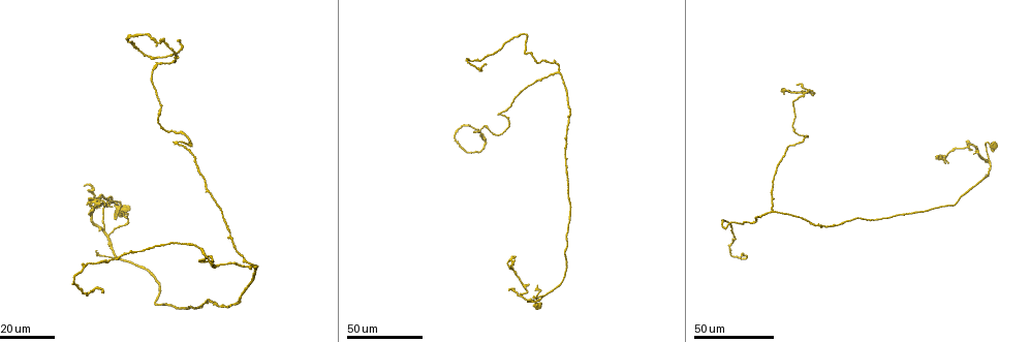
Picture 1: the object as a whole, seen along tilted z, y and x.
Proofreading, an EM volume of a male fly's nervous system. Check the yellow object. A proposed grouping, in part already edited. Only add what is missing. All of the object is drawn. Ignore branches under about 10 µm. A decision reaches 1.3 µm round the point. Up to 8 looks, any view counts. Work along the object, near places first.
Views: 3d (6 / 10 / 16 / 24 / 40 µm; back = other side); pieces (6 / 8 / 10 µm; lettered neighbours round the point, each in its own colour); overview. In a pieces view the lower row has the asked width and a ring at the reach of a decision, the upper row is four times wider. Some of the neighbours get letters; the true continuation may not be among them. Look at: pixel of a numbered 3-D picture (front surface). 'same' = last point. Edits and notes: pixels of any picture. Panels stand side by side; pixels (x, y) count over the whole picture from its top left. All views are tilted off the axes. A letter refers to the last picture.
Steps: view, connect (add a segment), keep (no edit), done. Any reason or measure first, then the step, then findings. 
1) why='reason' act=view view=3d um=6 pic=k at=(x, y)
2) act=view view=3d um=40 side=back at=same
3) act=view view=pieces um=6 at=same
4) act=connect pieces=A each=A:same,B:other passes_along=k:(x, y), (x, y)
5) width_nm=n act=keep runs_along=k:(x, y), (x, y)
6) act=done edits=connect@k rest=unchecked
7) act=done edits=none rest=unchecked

why='long arm stops here' act=view view=3d um=40 pic=1 at=(484, 62)

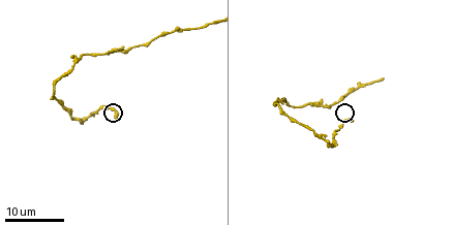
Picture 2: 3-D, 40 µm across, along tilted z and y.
act=view view=3d um=10 pic=2 at=(114, 118)

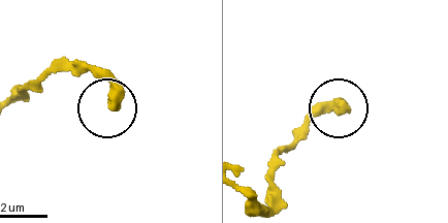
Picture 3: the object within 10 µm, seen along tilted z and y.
act=view view=pieces um=6 pic=3 at=(117, 103)

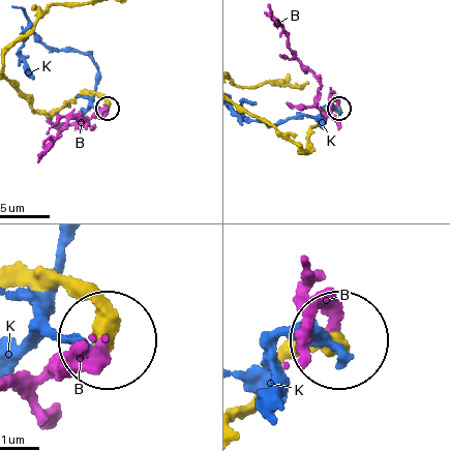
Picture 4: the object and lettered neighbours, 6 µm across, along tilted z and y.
width_nm=470 act=keep each=B:other,K:other runs_along=4:(240, 107), (306, 149), (311, 128), (338, 109) found='no lettered segment goes on from it'

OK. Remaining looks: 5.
why='an open end' act=view view=3d um=24 pic=1 at=(552, 61)

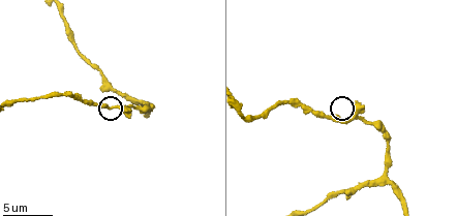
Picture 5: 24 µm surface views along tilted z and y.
why='see the neighbours' act=view view=pieces um=6 pic=5 at=(358, 104)

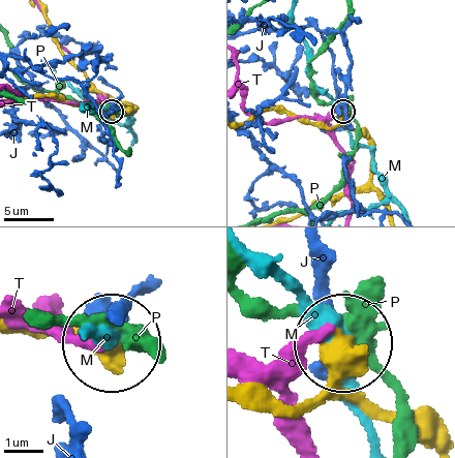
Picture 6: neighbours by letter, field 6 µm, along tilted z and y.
act=keep each=J:other,M:other,P:other,T:other found='no lettered segment goes on from it'

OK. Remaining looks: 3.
why='free end' act=view view=3d um=24 pic=1 at=(807, 93)

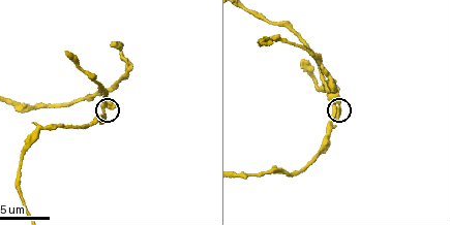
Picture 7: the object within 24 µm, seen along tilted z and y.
act=view view=pieces um=10 pic=7 at=(338, 121)

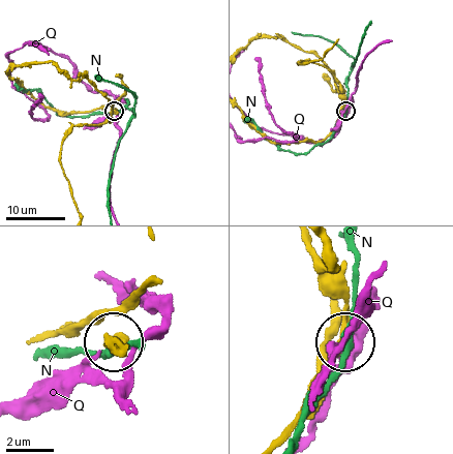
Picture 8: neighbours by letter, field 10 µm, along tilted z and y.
act=keep each=N:other,Q:other found='none of them fits'

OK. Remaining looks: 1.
why='long arm stops here' act=view view=pieces um=6 pic=7 at=(304, 62)

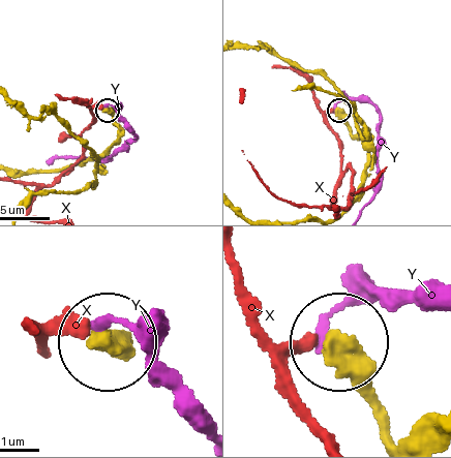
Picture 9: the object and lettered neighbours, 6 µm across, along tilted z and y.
act=keep each=X:other,Y:other runs_along=9:(431, 429), (400, 439), (388, 432), (384, 404), (341, 341) found='no lettered segment goes on from it'

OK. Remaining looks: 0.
act=done edits=none rest=unchecked

